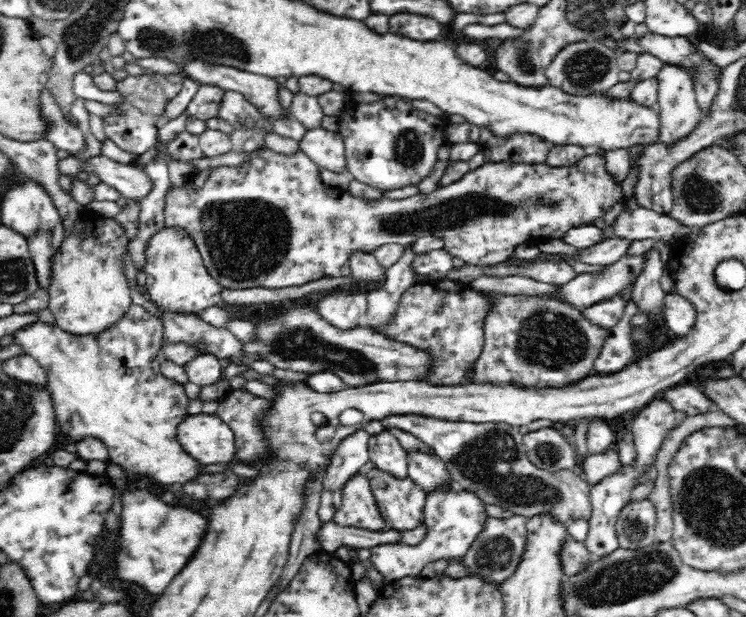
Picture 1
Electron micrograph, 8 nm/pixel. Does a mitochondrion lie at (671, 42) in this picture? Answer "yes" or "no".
no

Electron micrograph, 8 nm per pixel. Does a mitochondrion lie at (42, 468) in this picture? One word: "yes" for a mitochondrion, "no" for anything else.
no

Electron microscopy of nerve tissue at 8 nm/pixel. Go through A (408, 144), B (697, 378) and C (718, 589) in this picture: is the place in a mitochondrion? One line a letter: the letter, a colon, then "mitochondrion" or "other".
A: mitochondrion
B: other
C: other

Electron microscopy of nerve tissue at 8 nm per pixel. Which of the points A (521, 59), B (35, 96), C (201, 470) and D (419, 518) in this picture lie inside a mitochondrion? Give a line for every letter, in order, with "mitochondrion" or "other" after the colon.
A: mitochondrion
B: other
C: other
D: other

